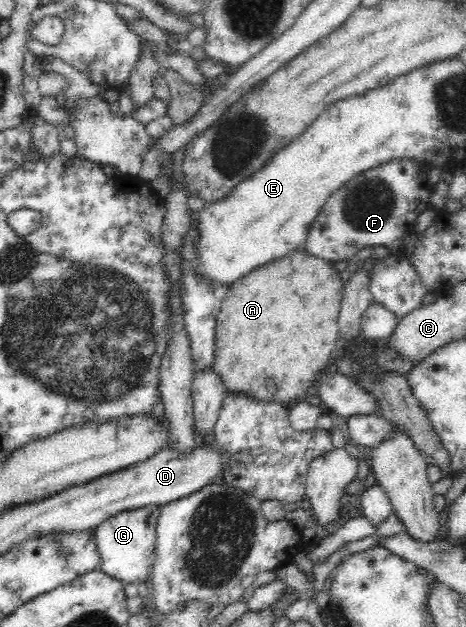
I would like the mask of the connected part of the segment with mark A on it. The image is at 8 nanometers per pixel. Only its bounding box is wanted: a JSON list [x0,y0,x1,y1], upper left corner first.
[212,250,346,405]

